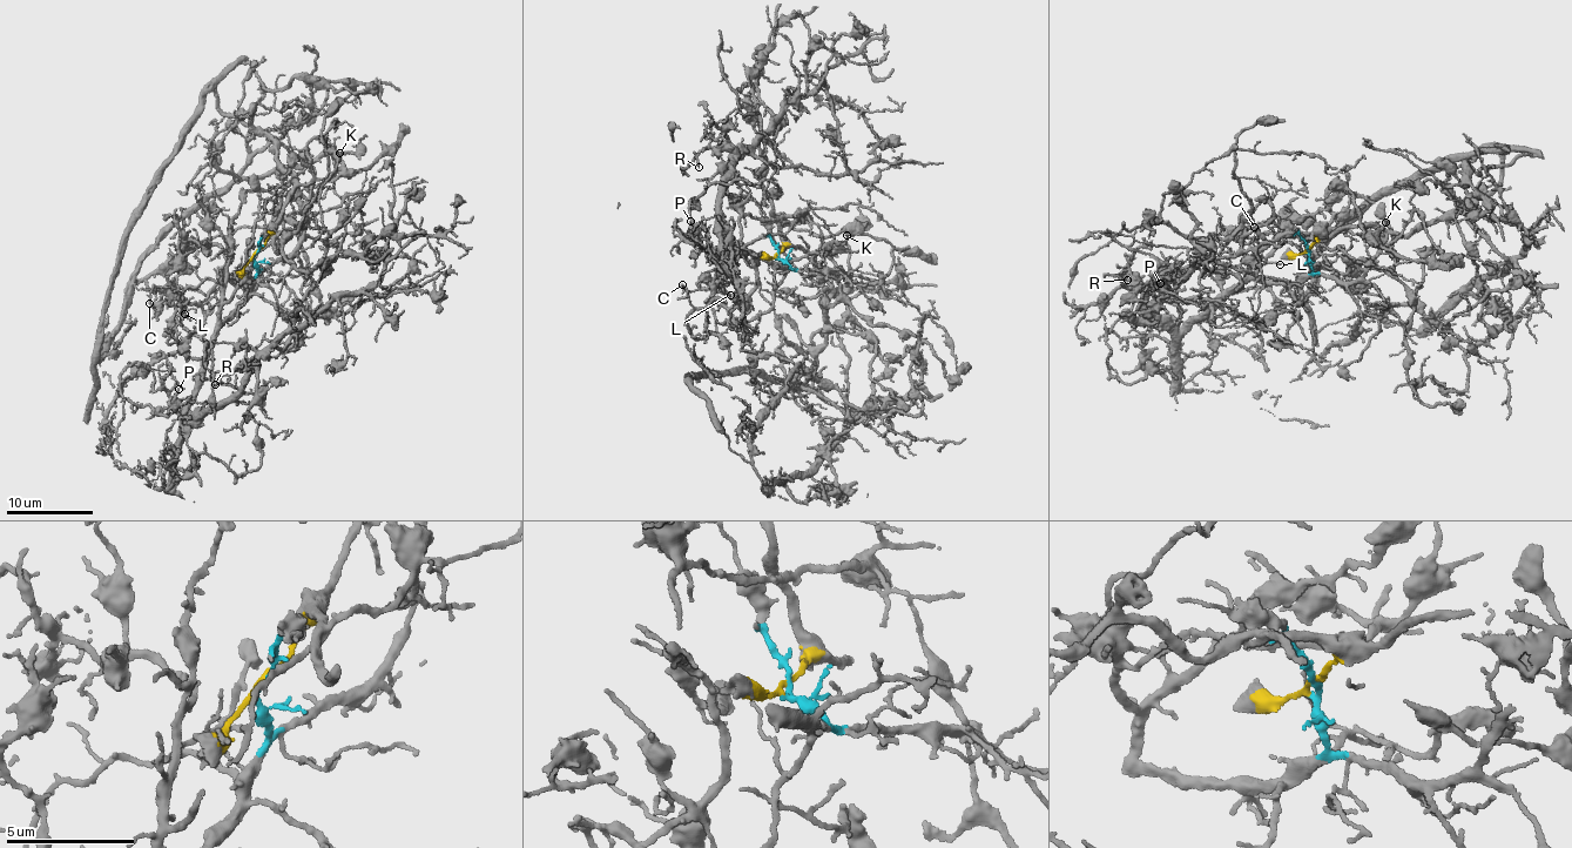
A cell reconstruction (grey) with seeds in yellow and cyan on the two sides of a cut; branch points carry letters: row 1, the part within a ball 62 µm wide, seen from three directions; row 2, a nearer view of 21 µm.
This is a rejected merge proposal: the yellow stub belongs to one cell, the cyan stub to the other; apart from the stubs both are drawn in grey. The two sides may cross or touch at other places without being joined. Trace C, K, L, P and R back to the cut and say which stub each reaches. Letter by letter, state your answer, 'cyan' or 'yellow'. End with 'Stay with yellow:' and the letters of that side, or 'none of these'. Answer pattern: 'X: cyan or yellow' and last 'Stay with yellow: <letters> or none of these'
C: cyan
K: yellow
L: cyan
P: cyan
R: cyan
Stay with yellow: K

